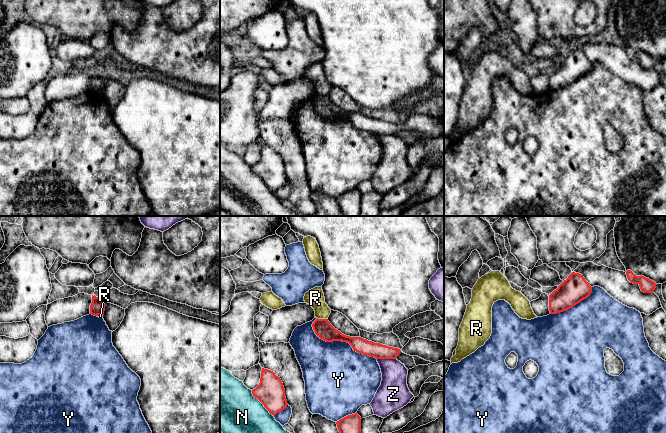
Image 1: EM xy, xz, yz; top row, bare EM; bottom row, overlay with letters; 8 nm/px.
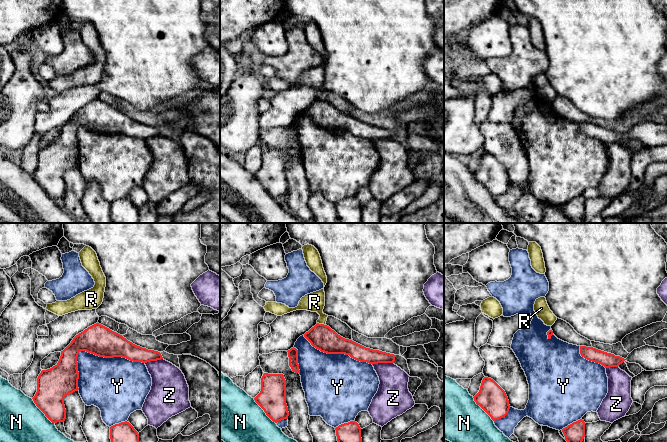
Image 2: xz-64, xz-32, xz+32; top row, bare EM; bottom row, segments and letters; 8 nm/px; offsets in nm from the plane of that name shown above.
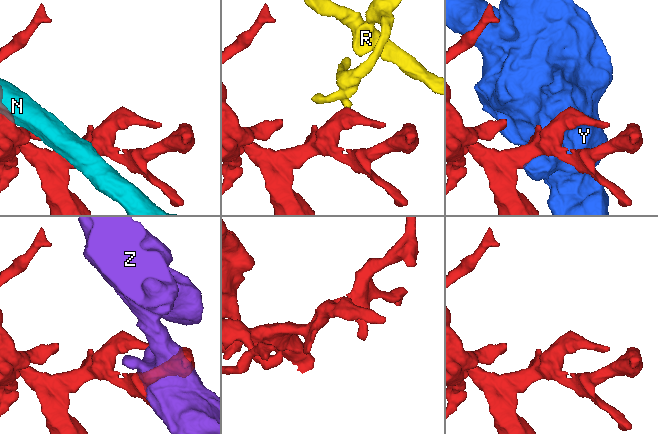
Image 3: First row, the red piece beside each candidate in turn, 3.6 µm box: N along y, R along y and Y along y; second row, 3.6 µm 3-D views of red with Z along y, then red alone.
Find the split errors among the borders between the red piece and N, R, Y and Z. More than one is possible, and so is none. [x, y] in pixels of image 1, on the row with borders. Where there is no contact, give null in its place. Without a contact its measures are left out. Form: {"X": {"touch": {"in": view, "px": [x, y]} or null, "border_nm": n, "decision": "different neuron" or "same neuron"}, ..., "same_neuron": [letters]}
{"N": {"touch": {"in": "xz", "px": [261, 402]}, "border_nm": 260, "decision": "different neuron"}, "R": {"touch": {"in": "xz", "px": [322, 319]}, "border_nm": 90, "decision": "different neuron"}, "Y": {"touch": {"in": "xz", "px": [341, 340]}, "border_nm": 600, "decision": "different neuron"}, "Z": {"touch": {"in": "xz", "px": [386, 358]}, "border_nm": 150, "decision": "different neuron"}, "same_neuron": []}

